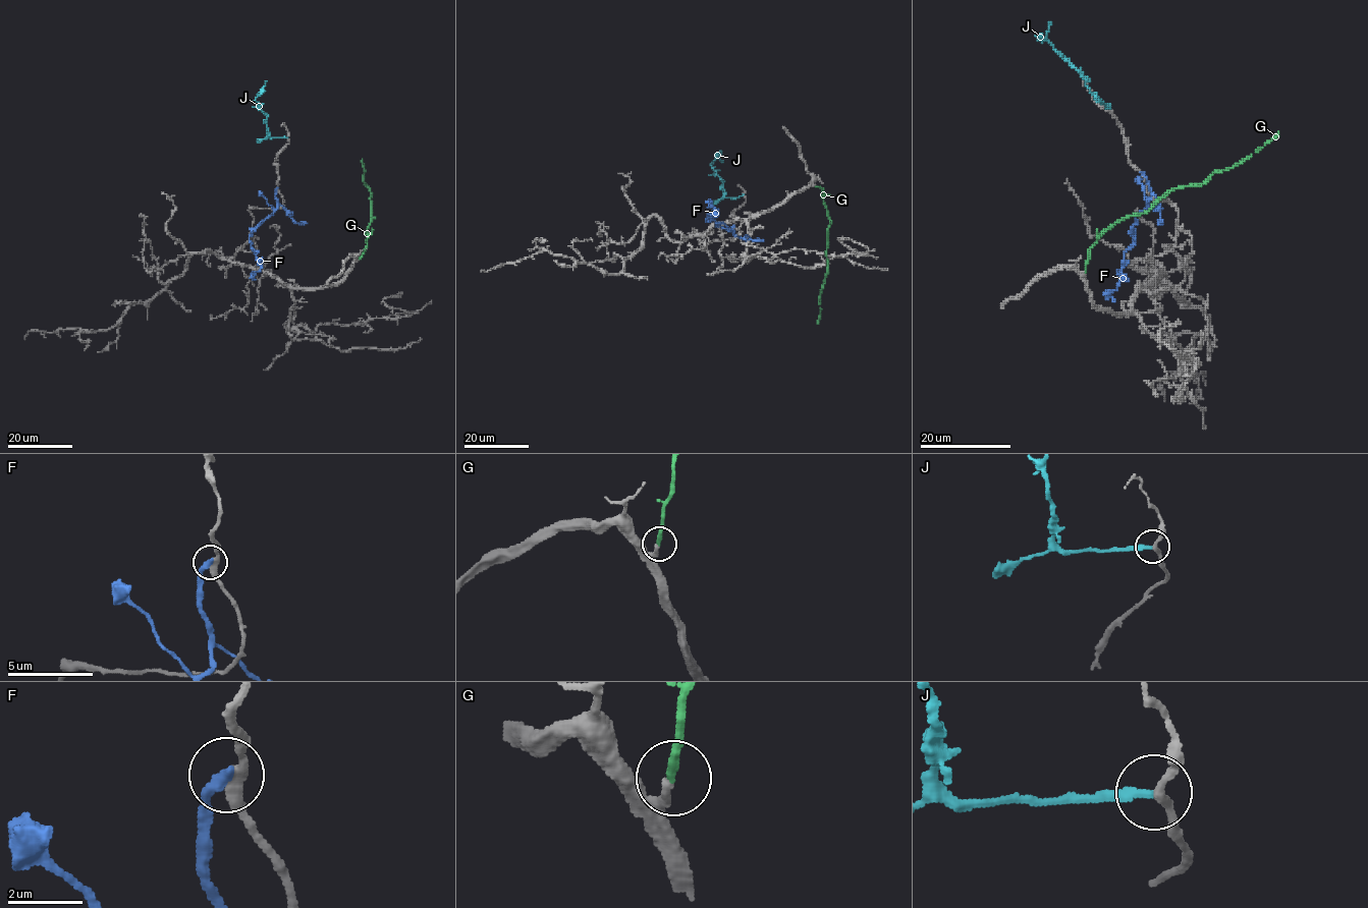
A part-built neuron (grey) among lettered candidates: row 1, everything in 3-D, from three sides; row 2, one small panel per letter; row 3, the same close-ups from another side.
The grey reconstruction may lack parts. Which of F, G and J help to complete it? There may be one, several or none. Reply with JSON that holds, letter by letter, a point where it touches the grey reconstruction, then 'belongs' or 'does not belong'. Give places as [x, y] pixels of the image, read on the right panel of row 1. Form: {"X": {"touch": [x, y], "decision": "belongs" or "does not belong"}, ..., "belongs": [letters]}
{"F": {"touch": [1142, 172], "decision": "does not belong"}, "G": {"touch": [1085, 272], "decision": "belongs"}, "J": {"touch": [1097, 101], "decision": "does not belong"}, "belongs": ["G"]}

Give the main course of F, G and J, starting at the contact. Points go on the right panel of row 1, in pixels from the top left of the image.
F: (1141, 172), (1151, 196), (1147, 208), (1136, 217), (1134, 244), (1126, 250), (1119, 282), (1109, 296), (1114, 301)
G: (1085, 272), (1089, 247), (1105, 230), (1147, 211), (1178, 187), (1203, 184), (1214, 172), (1244, 161), (1278, 131)
J: (1097, 101), (1101, 102), (1090, 92), (1086, 79), (1047, 39), (1050, 21)

